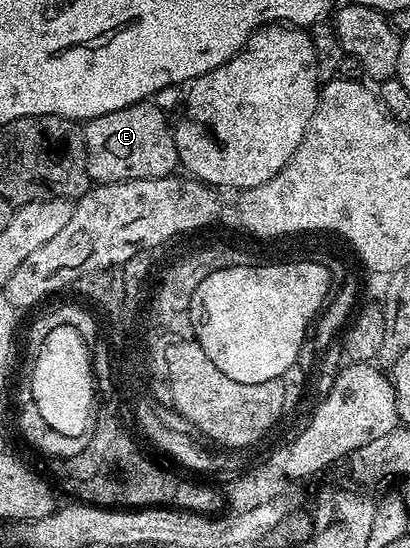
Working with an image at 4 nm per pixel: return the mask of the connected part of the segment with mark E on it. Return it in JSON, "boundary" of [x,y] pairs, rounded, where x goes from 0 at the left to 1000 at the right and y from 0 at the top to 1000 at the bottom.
{"boundary":[[[361,182],[220,217],[200,232],[200,239],[202,261],[212,272],[212,312],[224,334],[310,332],[317,325],[398,325],[424,319],[437,303],[437,286],[422,230],[415,221],[407,224],[407,215],[402,203]]]}

